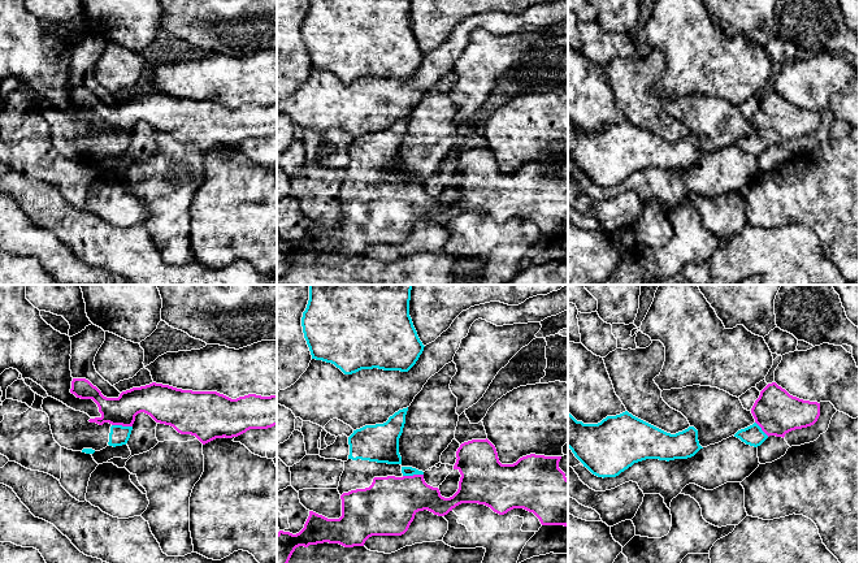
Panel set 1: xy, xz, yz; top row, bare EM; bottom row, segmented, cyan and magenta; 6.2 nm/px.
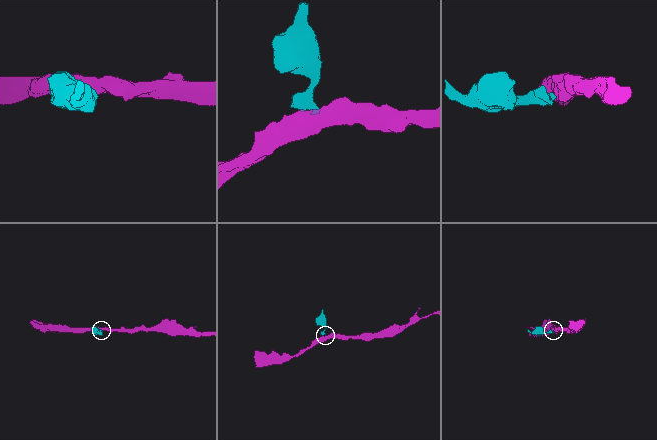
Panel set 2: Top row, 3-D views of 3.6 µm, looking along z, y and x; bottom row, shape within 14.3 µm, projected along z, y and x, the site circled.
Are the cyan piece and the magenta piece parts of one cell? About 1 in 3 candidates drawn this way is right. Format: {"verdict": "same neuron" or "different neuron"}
{"verdict": "same neuron"}

